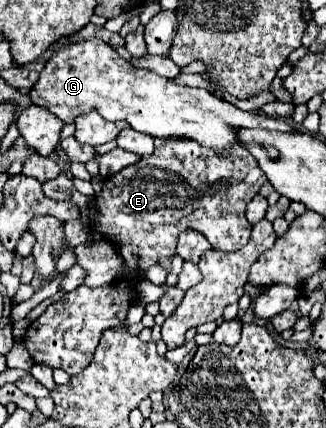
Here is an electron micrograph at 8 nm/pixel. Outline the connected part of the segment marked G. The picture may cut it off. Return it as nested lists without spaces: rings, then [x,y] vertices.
[[[99,37],[69,43],[57,49],[39,73],[39,81],[29,91],[29,97],[35,105],[47,107],[65,123],[73,123],[81,111],[89,111],[95,107],[105,119],[125,119],[133,129],[141,133],[163,139],[189,137],[215,151],[229,149],[233,143],[237,143],[239,127],[295,131],[295,127],[283,119],[273,119],[253,111],[241,111],[233,103],[209,93],[207,89],[185,87],[179,85],[175,79],[135,67]]]

